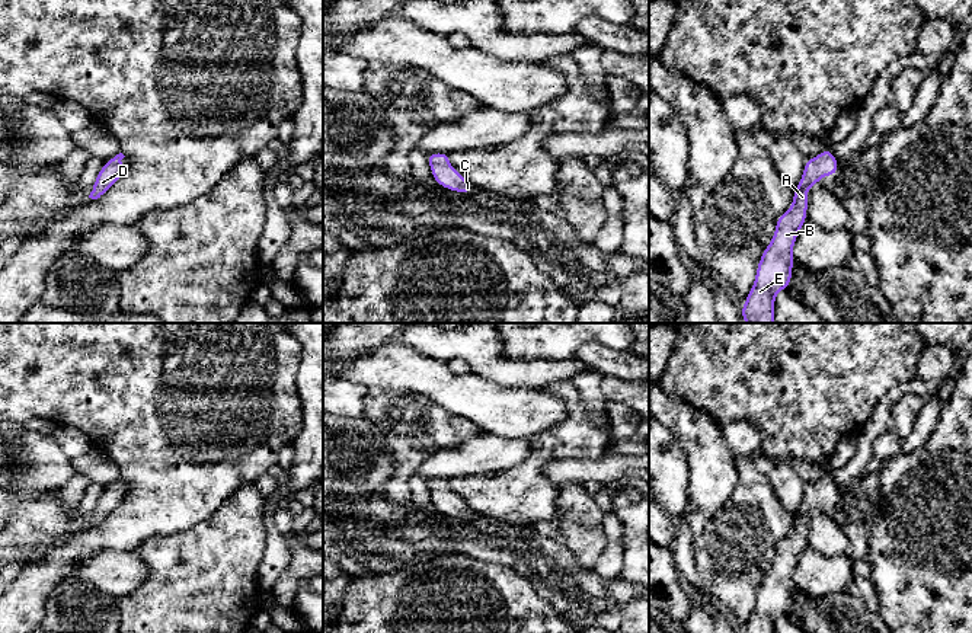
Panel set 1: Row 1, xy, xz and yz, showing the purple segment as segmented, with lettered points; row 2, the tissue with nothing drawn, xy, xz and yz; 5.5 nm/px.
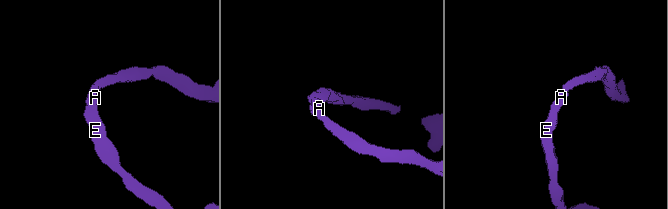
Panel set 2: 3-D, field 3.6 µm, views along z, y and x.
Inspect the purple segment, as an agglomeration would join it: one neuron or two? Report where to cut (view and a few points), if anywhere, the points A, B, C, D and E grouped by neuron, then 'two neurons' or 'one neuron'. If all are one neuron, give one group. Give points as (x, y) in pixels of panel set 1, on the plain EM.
no cut | A B C D E | one neuron

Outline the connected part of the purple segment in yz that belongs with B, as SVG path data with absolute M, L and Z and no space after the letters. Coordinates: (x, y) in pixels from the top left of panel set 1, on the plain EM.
M825 474L815 485L808 483L803 502L794 514L793 530L776 549L776 559L765 573L757 594L754 611L744 633L774 633L780 616L789 614L793 594L793 570L806 549L808 517L821 509L821 502L835 502L838 486Z

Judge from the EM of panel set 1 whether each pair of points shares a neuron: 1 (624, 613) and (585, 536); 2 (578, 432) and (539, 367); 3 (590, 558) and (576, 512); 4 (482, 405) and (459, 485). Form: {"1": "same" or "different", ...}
{"1": "different", "2": "different", "3": "same", "4": "different"}

